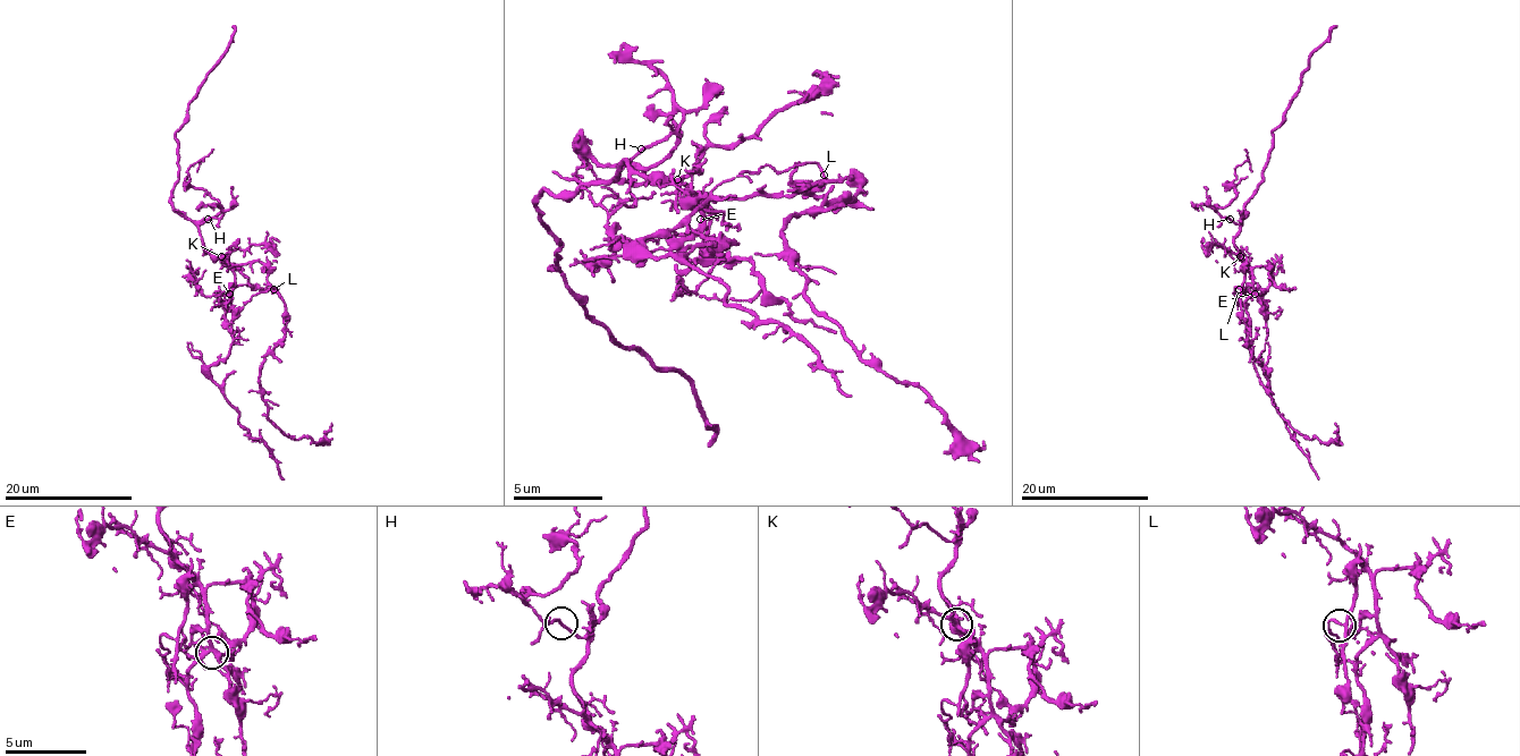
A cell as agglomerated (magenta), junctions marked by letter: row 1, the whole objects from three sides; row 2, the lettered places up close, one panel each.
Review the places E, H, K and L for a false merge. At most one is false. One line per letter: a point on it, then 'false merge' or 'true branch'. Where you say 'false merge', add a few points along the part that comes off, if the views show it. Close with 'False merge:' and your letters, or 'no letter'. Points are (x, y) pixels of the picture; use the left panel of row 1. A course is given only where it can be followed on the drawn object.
E: (229, 294) | true branch
H: (208, 219) | false merge | (208, 218), (219, 218), (221, 204), (188, 183), (187, 169), (213, 150)
K: (221, 256) | true branch
L: (273, 289) | true branch
False merge: H

